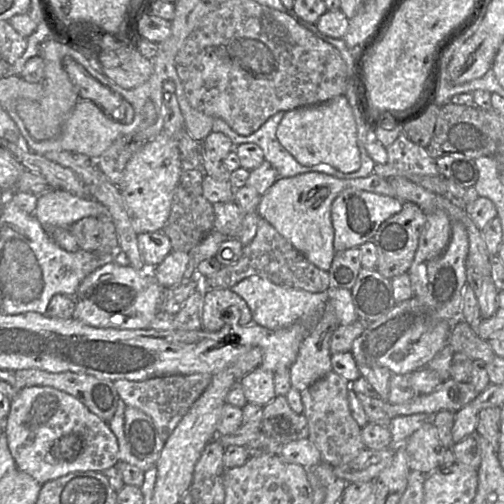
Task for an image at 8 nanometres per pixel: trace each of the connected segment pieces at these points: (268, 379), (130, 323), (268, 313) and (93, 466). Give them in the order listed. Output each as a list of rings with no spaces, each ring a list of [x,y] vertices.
[[[256,368],[237,384],[242,387],[248,403],[265,406],[276,397],[273,377],[274,372]]]
[[[109,263],[83,279],[74,295],[72,318],[95,328],[149,329],[165,290],[149,269],[136,270],[129,265]]]
[[[259,276],[242,279],[232,286],[230,290],[246,302],[253,322],[270,330],[277,330],[297,321],[322,316],[322,312],[329,300],[327,291],[312,293],[301,289],[283,287]]]
[[[52,387],[23,388],[12,399],[3,428],[17,468],[40,484],[72,472],[103,472],[119,461],[118,440],[109,424],[75,397]]]

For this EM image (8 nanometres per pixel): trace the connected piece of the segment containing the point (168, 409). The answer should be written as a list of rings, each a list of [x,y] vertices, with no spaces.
[[[196,373],[154,377],[143,381],[117,380],[113,383],[119,398],[125,405],[137,408],[150,416],[161,438],[166,441],[206,390],[211,379],[212,375],[208,373]]]

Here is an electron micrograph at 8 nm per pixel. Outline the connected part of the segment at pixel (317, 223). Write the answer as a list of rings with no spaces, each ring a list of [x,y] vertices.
[[[309,172],[277,179],[261,195],[256,211],[309,262],[321,270],[328,271],[335,254],[331,205],[345,189],[357,189],[378,195],[396,197],[388,179],[381,178],[373,173],[365,178],[340,179],[323,173]]]

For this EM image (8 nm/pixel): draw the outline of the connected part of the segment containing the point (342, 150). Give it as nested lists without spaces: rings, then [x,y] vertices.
[[[345,95],[326,102],[288,110],[278,124],[279,143],[303,166],[328,164],[342,173],[352,173],[361,166],[357,123]]]

